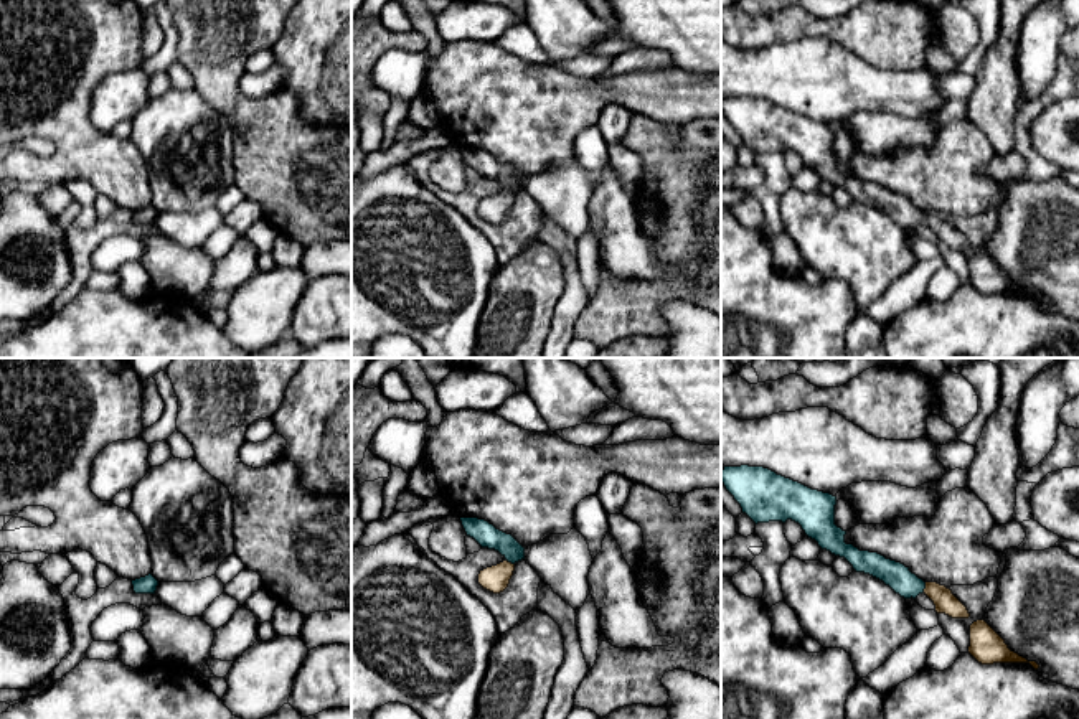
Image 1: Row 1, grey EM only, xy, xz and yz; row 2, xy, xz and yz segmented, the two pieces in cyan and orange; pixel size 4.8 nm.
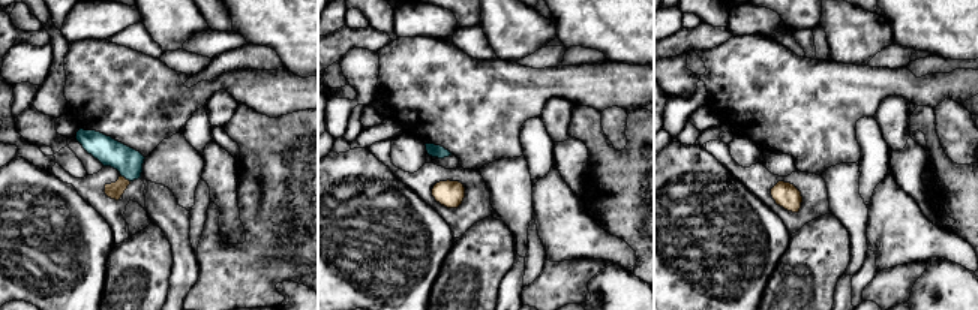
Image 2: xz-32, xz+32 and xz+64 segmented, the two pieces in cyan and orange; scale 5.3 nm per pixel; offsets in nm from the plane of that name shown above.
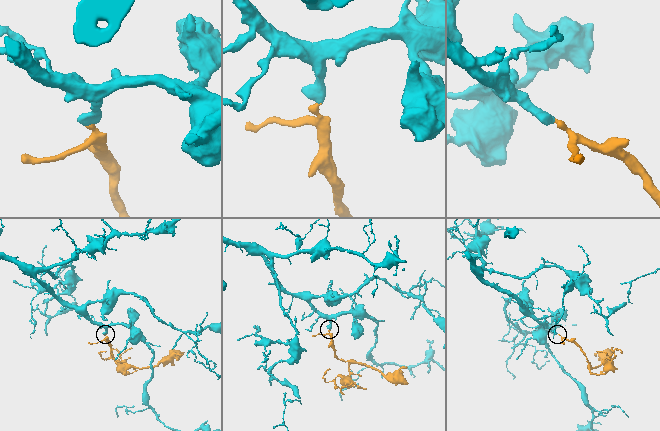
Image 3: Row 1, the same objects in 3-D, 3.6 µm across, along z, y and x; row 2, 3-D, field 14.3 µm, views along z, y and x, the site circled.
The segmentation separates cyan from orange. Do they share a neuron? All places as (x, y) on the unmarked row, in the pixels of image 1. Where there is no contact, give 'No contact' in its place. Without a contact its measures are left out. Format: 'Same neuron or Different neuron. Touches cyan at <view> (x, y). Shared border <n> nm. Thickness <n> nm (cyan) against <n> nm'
Same neuron. Touches cyan at yz (924, 218). Shared border 50 nm. Thickness 130 nm (cyan) against 110 nm

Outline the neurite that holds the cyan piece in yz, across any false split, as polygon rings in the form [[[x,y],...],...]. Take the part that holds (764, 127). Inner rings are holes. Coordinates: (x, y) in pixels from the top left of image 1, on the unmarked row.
[[[724,97],[721,110],[742,143],[756,155],[792,150],[822,180],[845,188],[856,203],[883,211],[901,228],[916,229],[924,223],[934,233],[937,244],[952,249],[970,247],[967,237],[945,216],[924,213],[901,193],[846,175],[846,162],[835,155],[836,127],[812,120],[764,97]]]

